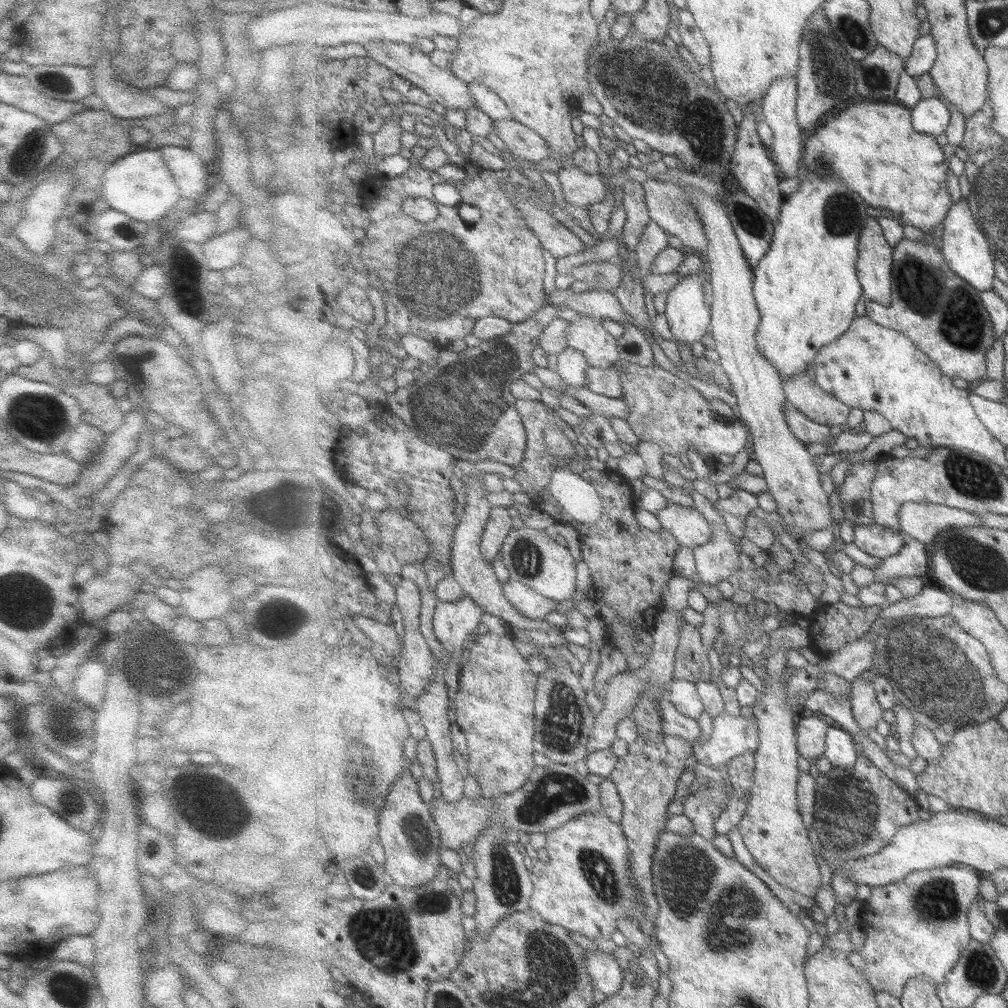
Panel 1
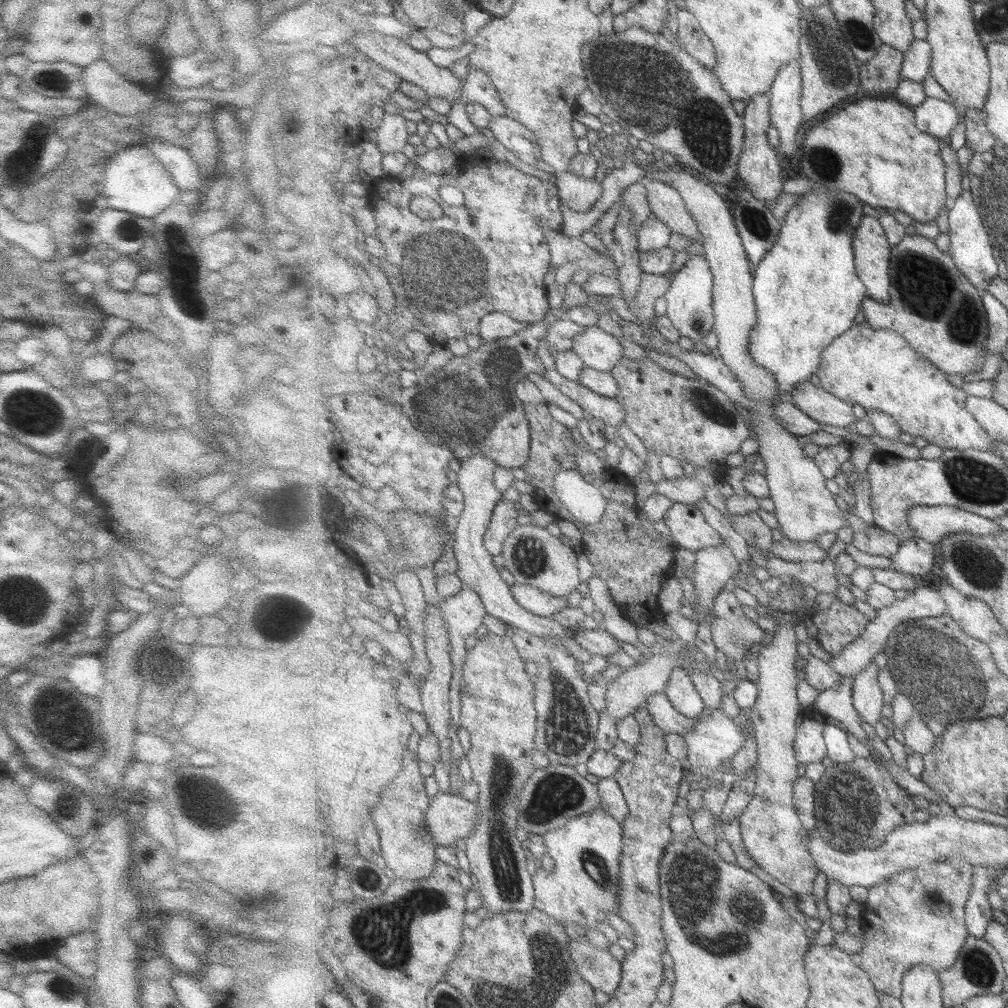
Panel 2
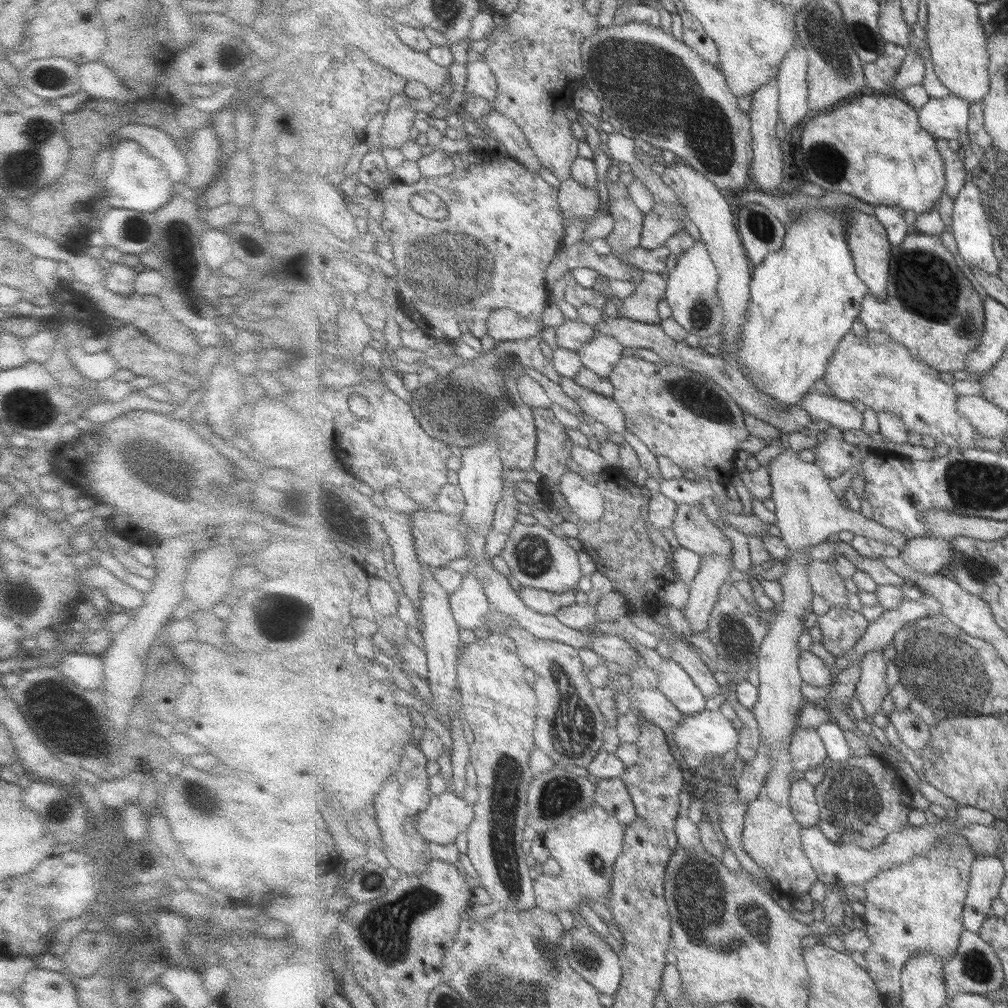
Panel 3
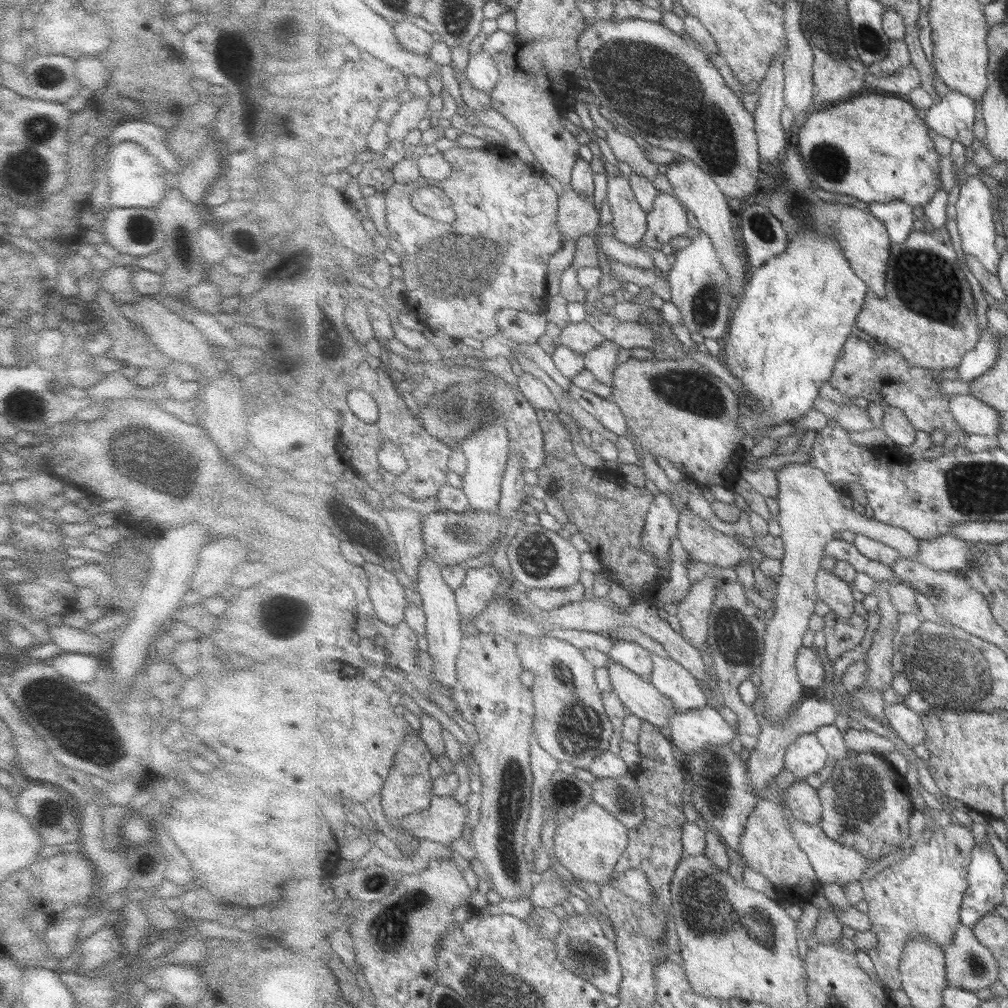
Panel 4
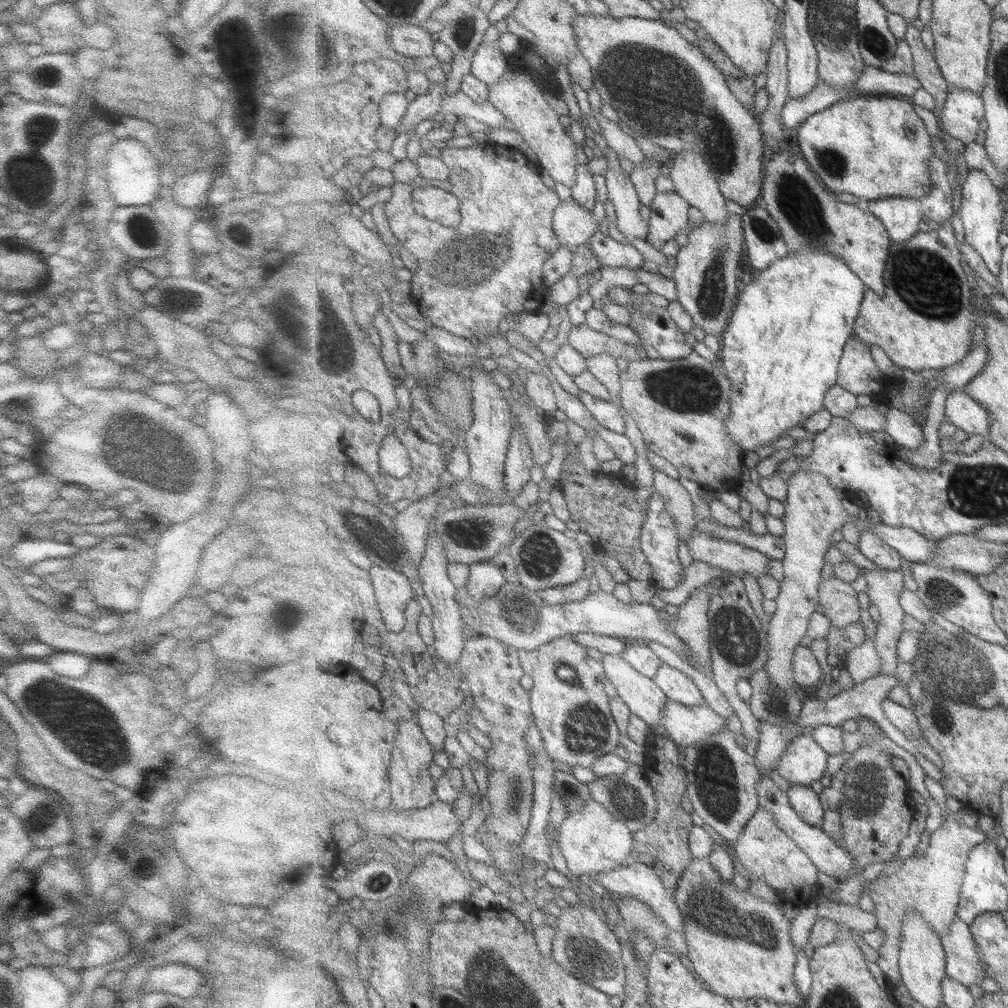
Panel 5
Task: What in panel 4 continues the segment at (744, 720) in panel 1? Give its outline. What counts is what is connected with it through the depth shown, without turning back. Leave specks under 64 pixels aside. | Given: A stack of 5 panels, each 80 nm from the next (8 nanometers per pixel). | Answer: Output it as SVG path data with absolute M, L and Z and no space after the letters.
M705 705L700 709L676 710L670 718L667 734L684 763L709 745L730 744L737 734L719 709Z

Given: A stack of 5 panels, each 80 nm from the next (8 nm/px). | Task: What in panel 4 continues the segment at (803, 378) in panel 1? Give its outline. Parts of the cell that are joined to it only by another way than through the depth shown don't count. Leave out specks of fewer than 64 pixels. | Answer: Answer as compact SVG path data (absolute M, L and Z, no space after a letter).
M820 397L815 401L814 409L823 414L828 421L834 420L839 426L849 432L863 432L873 429L871 416L864 408L859 406L839 406L827 400L822 400Z

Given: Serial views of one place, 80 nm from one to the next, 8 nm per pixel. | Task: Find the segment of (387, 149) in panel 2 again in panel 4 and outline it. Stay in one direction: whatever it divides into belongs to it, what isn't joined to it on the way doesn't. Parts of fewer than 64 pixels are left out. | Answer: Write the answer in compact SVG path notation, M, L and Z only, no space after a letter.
M429 94L427 97L413 97L413 99L407 103L403 103L399 112L393 117L393 120L387 124L387 138L393 141L402 141L409 132L414 128L417 128L419 120L425 118L425 114L432 113L430 110L430 98L432 94Z

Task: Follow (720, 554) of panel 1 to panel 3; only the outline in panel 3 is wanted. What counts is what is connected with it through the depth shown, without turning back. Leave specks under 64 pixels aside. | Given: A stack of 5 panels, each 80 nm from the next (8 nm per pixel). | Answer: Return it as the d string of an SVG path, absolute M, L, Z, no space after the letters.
M703 557L701 567L690 586L690 597L682 611L687 617L691 634L705 632L711 610L719 598L723 584L730 582L733 560L727 557Z

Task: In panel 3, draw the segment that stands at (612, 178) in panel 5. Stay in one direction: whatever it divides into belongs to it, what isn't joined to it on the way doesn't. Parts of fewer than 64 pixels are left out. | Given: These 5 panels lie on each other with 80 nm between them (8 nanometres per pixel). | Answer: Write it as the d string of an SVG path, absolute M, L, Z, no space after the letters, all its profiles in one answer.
M607 181L607 188L611 198L609 213L615 219L615 224L606 242L611 248L611 254L634 267L626 262L626 256L641 244L646 214L632 202L627 185Z

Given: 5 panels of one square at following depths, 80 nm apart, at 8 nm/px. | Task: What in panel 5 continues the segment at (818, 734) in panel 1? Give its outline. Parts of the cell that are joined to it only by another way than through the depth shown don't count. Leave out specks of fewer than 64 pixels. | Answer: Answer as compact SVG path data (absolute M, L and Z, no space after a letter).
M799 734L788 742L775 770L789 786L811 786L827 772L829 753L811 734Z

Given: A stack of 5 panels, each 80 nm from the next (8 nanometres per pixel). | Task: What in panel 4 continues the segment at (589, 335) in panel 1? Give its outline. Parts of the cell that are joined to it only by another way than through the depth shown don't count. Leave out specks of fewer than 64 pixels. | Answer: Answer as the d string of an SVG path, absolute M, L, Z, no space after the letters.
M608 340L599 348L591 350L584 355L585 366L589 369L599 382L614 386L615 369L617 368L617 349L620 346Z

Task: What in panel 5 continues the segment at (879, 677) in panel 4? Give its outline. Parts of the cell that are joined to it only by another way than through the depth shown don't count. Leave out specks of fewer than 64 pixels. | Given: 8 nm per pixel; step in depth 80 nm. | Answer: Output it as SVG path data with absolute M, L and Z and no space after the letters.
M891 569L861 570L867 581L867 592L870 602L876 606L880 613L878 633L876 636L877 650L882 656L882 667L879 675L892 675L898 669L898 642L904 633L903 620L905 620L905 609L901 604L901 593L903 588L903 574L901 571Z

